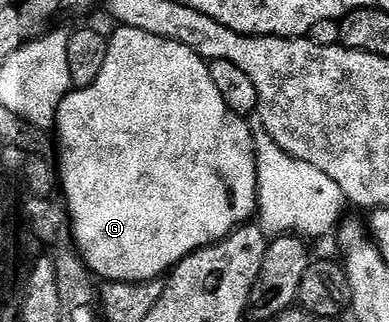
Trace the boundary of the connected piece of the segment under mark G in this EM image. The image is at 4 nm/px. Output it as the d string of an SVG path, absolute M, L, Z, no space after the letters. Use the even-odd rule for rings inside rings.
M120 26L108 38L108 58L104 58L104 70L92 86L67 92L66 99L58 107L56 121L56 148L62 152L60 188L66 191L64 203L70 213L74 247L95 277L103 276L106 282L121 282L126 286L138 286L165 277L185 256L206 248L217 240L223 240L235 228L241 228L255 215L258 207L258 171L254 153L254 136L243 117L229 108L216 83L212 80L210 65L188 46L160 38L156 34L144 34L144 30L132 30Z

